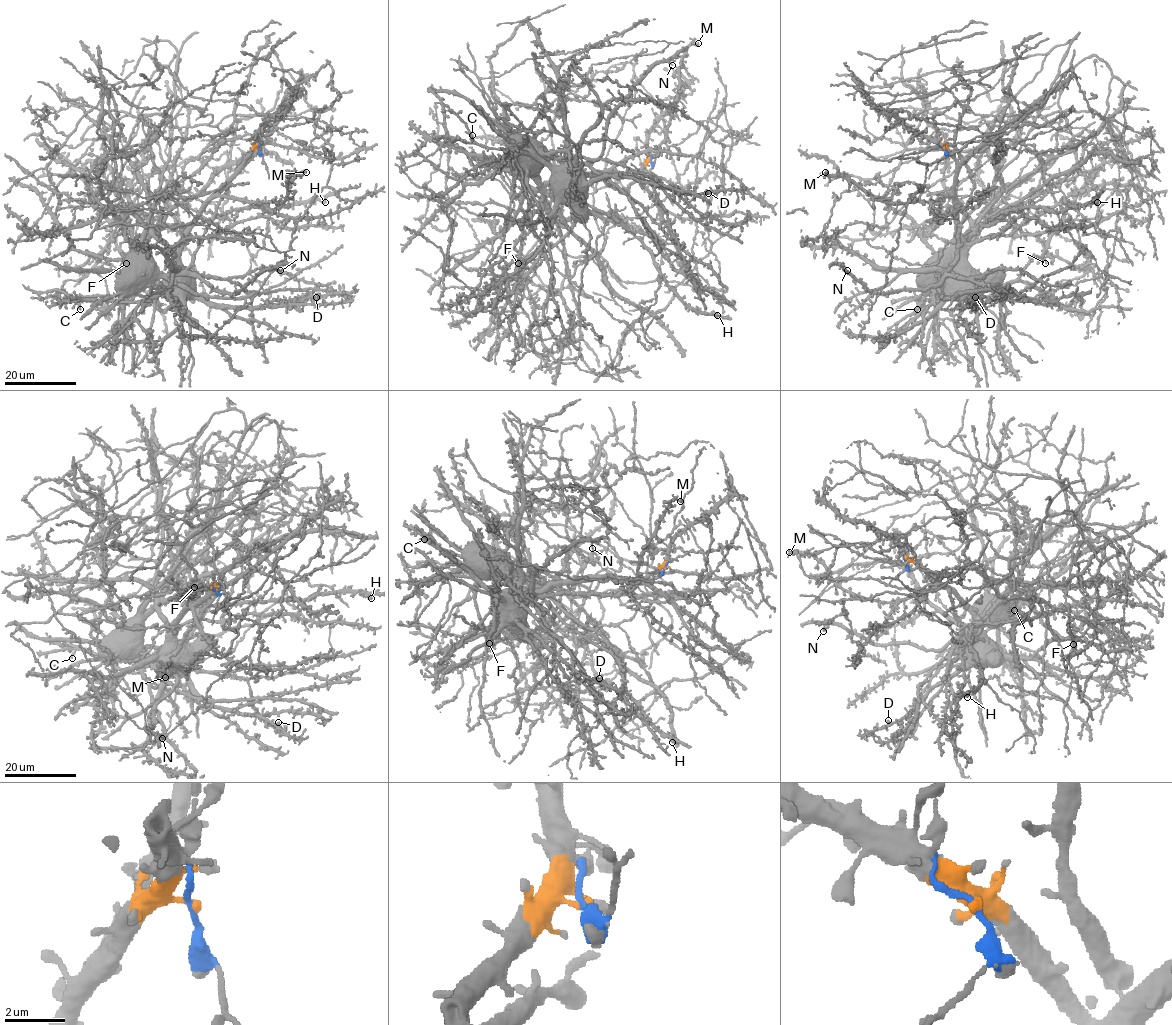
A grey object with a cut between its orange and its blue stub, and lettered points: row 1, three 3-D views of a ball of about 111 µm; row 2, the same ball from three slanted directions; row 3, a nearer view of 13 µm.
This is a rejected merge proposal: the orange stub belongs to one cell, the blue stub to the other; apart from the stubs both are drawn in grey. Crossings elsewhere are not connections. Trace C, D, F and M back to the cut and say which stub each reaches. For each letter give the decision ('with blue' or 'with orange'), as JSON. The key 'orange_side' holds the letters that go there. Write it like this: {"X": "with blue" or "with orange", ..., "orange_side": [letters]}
{"C": "with orange", "D": "with orange", "F": "with orange", "M": "with orange", "orange_side": ["C", "D", "F", "M"]}

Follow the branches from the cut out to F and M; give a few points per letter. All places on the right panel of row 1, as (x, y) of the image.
F: (944, 148), (955, 162), (955, 229), (965, 261), (983, 283), (1011, 282), (1033, 257), (1046, 263)
M: (944, 148), (955, 162), (955, 183), (952, 194), (933, 201), (884, 202), (872, 198), (854, 183), (825, 172)

